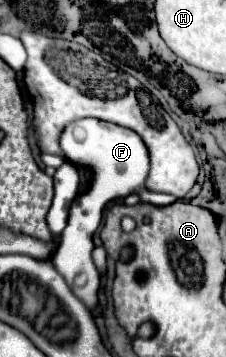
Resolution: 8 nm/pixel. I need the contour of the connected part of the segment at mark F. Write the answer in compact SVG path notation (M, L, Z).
M82 118L76 120L74 124L64 126L58 142L62 154L66 154L70 162L92 168L94 176L90 190L86 194L80 194L72 202L68 226L60 236L60 244L52 256L52 264L58 270L58 274L62 274L70 290L92 310L98 304L98 288L100 288L100 274L92 262L92 250L94 250L92 234L100 226L100 216L106 204L118 198L126 198L130 194L136 194L140 196L142 202L154 206L168 206L178 198L170 194L158 194L146 188L146 178L150 168L148 148L144 146L144 140L140 140L140 136L128 128L110 122L100 122L96 118Z

